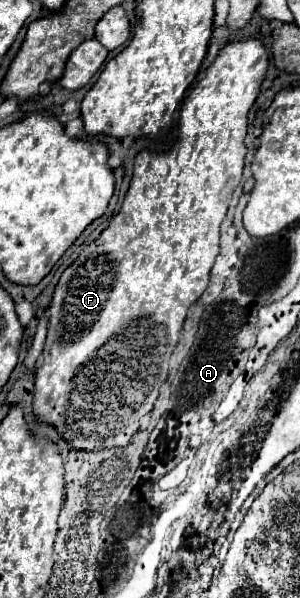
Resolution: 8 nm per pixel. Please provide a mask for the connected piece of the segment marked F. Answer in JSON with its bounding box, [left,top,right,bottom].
[33,37,267,451]

